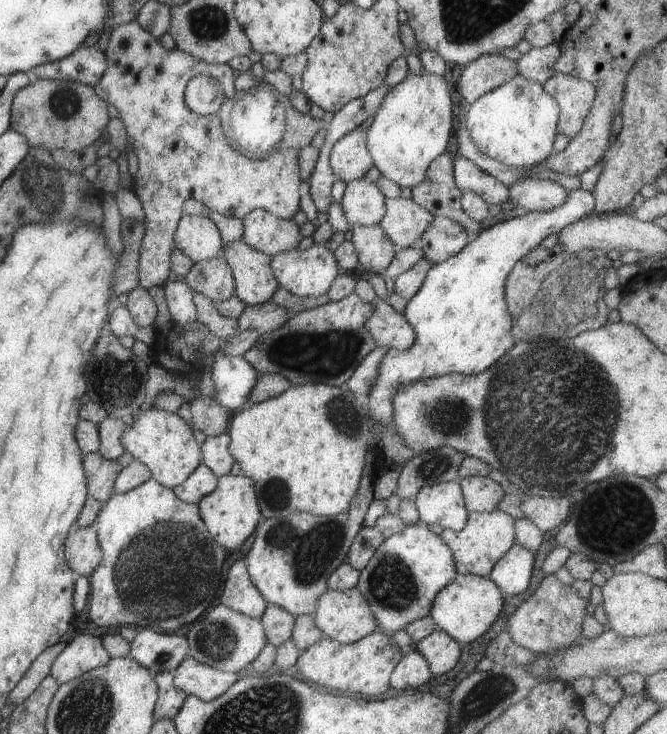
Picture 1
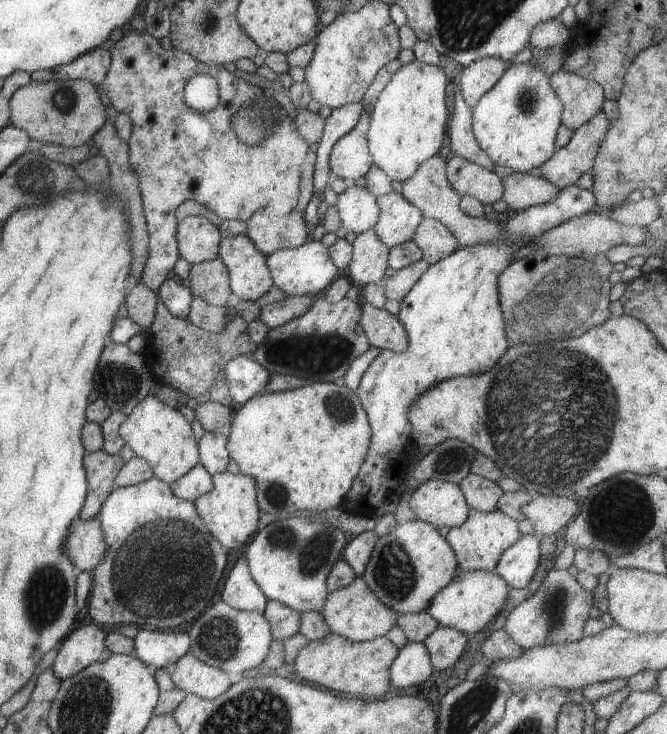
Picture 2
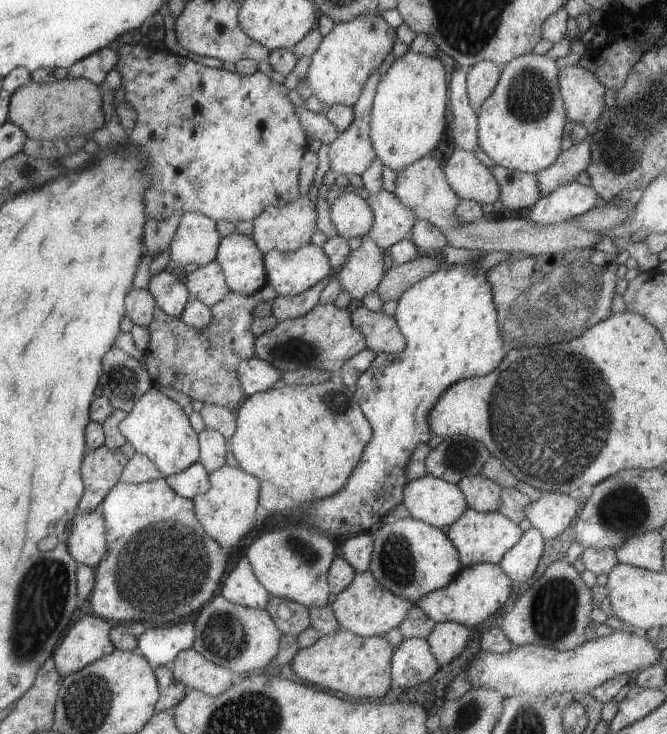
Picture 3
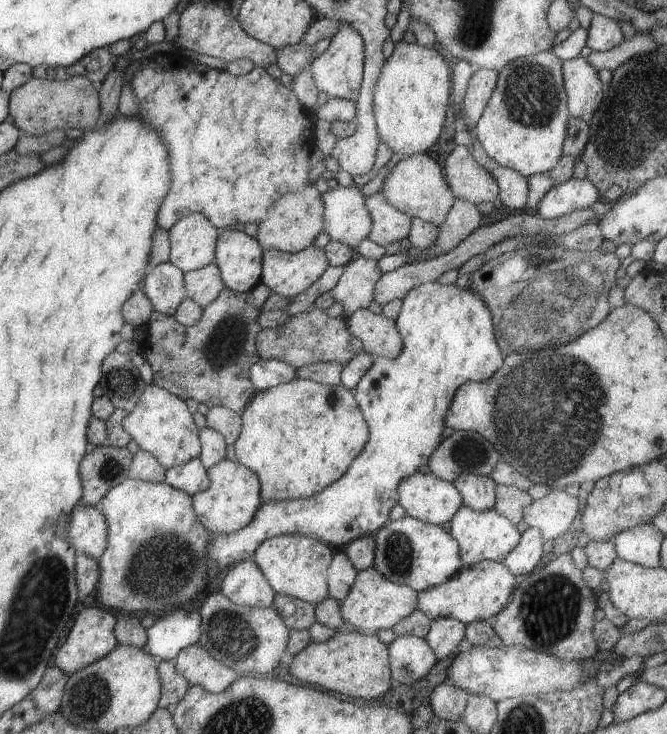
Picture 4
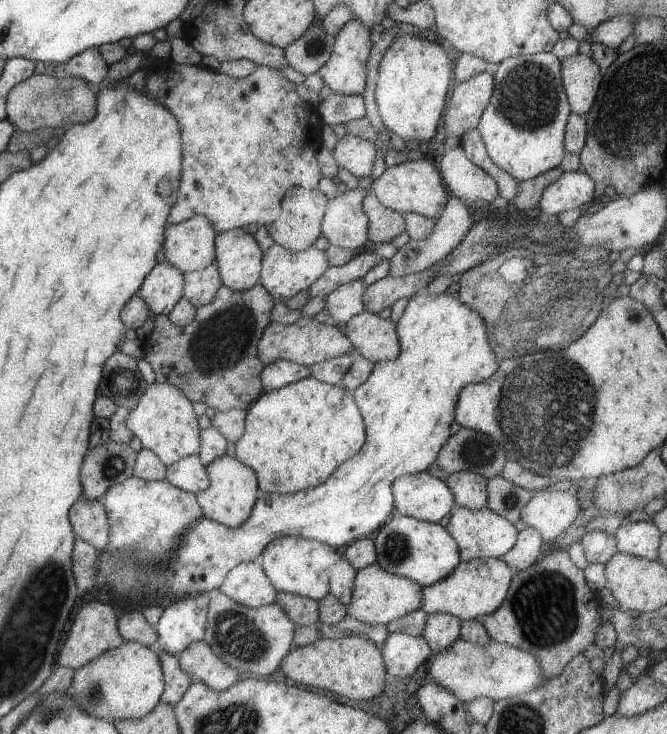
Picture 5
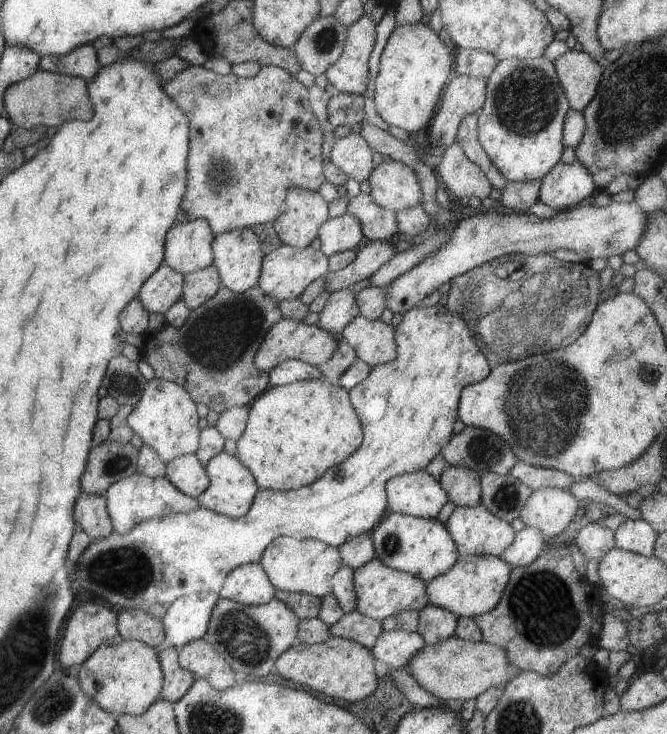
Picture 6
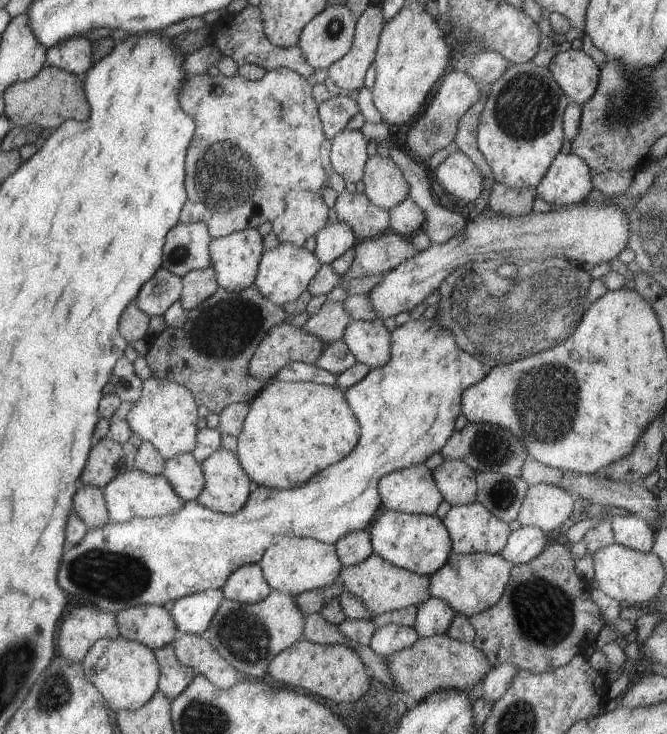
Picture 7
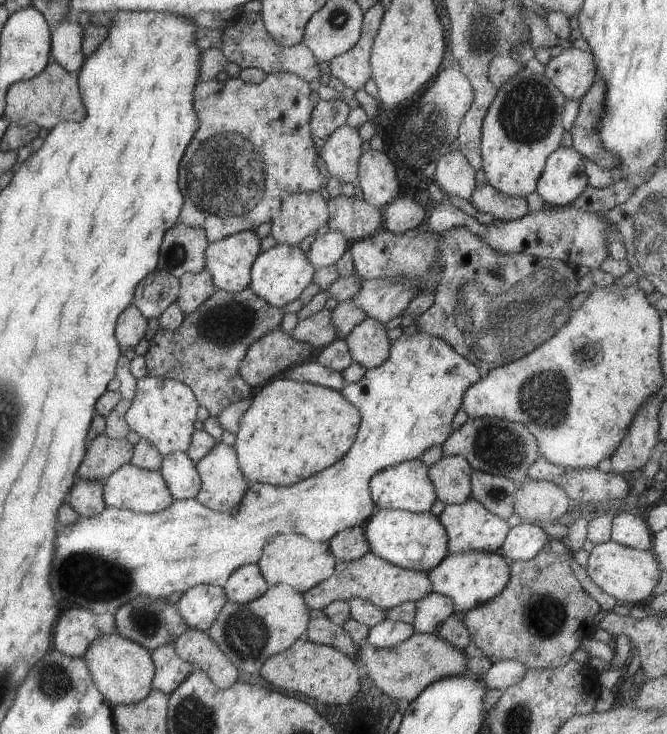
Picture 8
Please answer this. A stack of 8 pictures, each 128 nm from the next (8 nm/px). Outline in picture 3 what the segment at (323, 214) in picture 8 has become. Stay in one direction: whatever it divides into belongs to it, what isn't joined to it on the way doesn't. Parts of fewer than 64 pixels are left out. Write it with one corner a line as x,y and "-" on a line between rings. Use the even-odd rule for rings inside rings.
308,194
300,195
297,200
281,206
281,208
277,208
277,206
266,207
252,221
253,229
250,238
262,256
272,249
279,250
279,252
294,252
301,246
308,244
311,235
316,231
317,214
315,209
316,207
309,200

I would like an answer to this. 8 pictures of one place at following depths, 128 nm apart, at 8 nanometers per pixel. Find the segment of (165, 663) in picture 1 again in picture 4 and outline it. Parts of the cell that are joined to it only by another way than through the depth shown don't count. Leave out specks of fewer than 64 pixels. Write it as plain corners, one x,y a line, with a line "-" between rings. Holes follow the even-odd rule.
177,608
171,610
167,614
162,615
160,619
156,619
155,623
145,630
147,636
147,654
156,660
169,661
175,659
175,656
187,646
196,644
199,641
200,634
200,614
197,610
187,612
185,608

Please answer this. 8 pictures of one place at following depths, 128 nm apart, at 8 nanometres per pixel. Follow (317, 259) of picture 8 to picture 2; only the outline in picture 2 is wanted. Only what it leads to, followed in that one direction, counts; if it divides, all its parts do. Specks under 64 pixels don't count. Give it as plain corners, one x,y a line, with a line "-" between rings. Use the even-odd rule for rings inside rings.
351,183
336,198
340,226
355,234
369,230
377,222
376,198
365,188

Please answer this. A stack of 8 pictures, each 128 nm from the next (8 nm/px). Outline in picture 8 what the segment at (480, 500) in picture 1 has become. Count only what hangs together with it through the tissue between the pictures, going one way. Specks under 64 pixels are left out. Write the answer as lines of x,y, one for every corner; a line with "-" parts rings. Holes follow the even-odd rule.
459,455
442,456
427,468
437,499
445,505
459,505
471,496
470,465

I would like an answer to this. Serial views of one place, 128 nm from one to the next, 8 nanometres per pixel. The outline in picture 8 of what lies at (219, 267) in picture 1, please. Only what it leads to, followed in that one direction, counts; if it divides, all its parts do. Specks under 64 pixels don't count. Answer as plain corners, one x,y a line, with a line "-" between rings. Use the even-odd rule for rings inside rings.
206,269
198,274
185,273
178,280
180,288
176,302
183,314
199,308
216,289

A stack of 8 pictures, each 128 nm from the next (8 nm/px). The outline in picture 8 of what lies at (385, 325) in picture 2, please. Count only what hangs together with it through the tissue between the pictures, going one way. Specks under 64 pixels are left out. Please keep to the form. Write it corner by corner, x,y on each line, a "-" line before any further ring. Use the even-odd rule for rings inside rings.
367,317
358,323
345,338
351,359
366,370
386,362
390,350
390,341
381,322

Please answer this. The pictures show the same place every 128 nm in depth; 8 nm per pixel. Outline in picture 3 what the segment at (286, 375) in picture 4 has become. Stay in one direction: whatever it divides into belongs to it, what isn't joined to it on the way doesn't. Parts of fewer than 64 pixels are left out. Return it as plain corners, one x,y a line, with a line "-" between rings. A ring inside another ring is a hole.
256,357
243,360
235,368
237,382
245,397
259,393
277,385
281,379
281,372
275,370
271,364

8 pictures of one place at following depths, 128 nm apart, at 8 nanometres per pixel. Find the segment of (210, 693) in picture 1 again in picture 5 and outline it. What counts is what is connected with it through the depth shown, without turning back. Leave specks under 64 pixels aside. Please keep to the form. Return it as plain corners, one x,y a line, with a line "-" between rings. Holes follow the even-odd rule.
203,641
191,642
178,655
178,664
193,683
203,682
211,690
226,690
239,680
238,671
219,660

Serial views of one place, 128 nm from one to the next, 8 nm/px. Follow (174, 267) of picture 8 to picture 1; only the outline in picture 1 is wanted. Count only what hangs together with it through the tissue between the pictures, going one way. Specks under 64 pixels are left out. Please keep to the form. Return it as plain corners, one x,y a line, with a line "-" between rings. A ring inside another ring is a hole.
183,213
175,225
174,246
193,263
221,255
223,244
210,218

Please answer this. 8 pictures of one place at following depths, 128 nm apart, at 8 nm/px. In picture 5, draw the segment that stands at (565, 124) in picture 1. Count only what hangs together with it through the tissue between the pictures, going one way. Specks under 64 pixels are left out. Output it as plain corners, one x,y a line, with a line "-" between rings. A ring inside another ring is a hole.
589,54
562,58
561,79
571,113
584,117
593,105
602,75

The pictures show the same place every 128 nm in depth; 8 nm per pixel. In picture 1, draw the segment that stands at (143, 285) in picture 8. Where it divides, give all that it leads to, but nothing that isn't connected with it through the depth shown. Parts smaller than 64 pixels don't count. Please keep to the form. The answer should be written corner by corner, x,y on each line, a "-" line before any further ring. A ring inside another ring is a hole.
177,278
163,286
164,299
170,317
178,325
184,325
196,320
196,308
191,301
192,290
184,283
183,279

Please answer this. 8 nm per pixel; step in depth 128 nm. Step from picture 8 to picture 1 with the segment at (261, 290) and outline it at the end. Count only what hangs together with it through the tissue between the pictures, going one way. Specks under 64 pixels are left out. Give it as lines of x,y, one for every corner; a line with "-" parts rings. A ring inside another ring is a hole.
315,244
304,250
281,251
271,257
271,272
282,289
300,297
318,297
328,291
333,279
341,272
337,261
324,244

